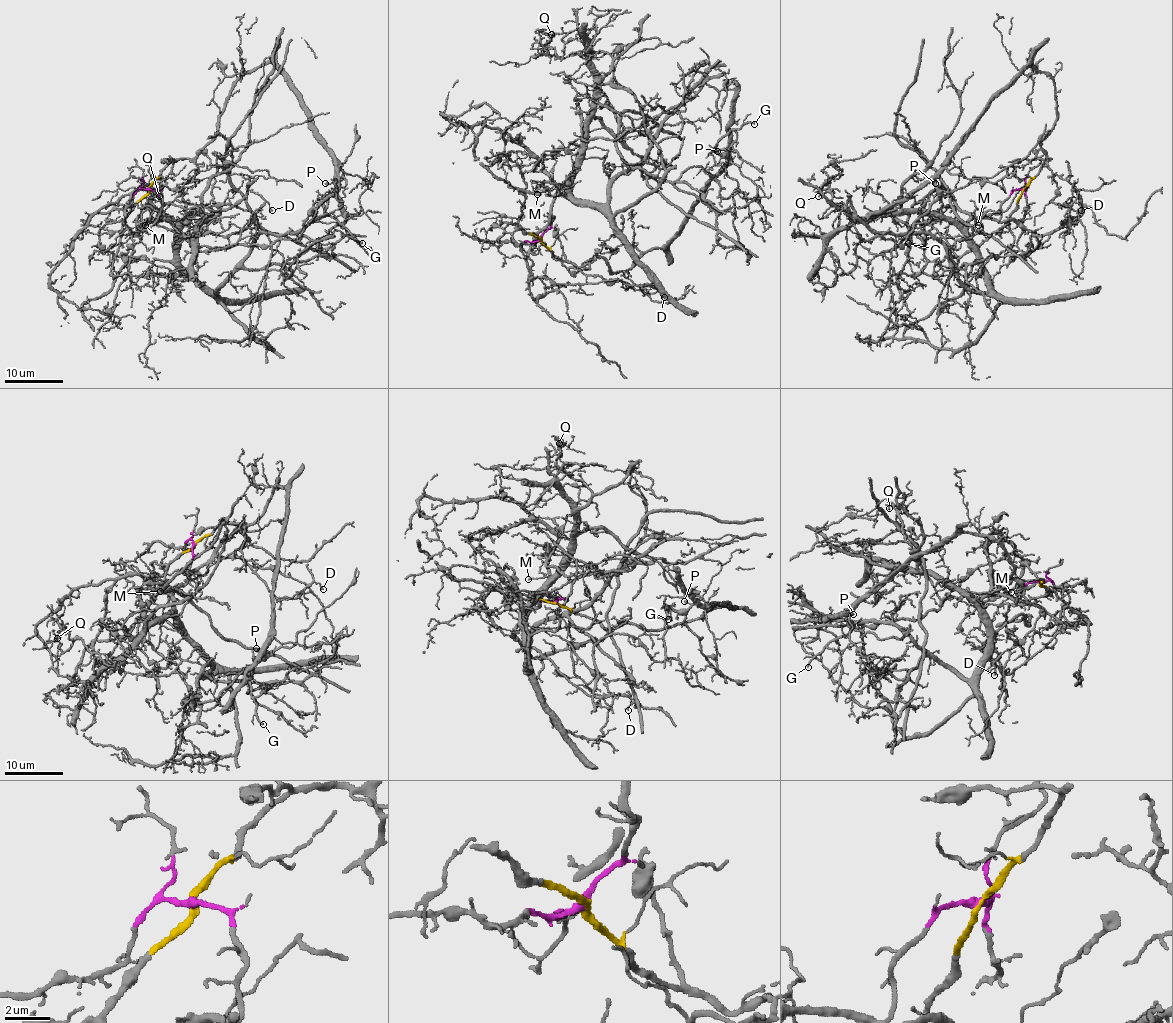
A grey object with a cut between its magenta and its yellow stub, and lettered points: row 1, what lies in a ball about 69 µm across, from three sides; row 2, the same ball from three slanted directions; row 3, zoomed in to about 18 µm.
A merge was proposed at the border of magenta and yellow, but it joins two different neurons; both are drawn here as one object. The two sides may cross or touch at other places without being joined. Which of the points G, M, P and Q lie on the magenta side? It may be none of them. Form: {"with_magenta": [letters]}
{"with_magenta": ["M", "Q"]}

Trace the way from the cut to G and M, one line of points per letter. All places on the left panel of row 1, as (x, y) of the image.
G: (148, 189), (209, 142), (234, 82), (271, 63), (332, 158), (323, 209), (362, 243)
M: (148, 189), (158, 193), (160, 219), (165, 215), (158, 213), (145, 225)

